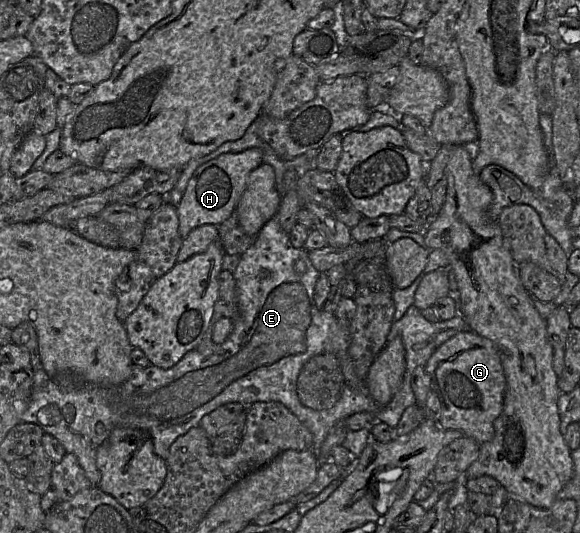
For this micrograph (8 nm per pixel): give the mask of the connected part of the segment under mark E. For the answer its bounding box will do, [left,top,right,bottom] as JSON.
[21,214,469,487]

